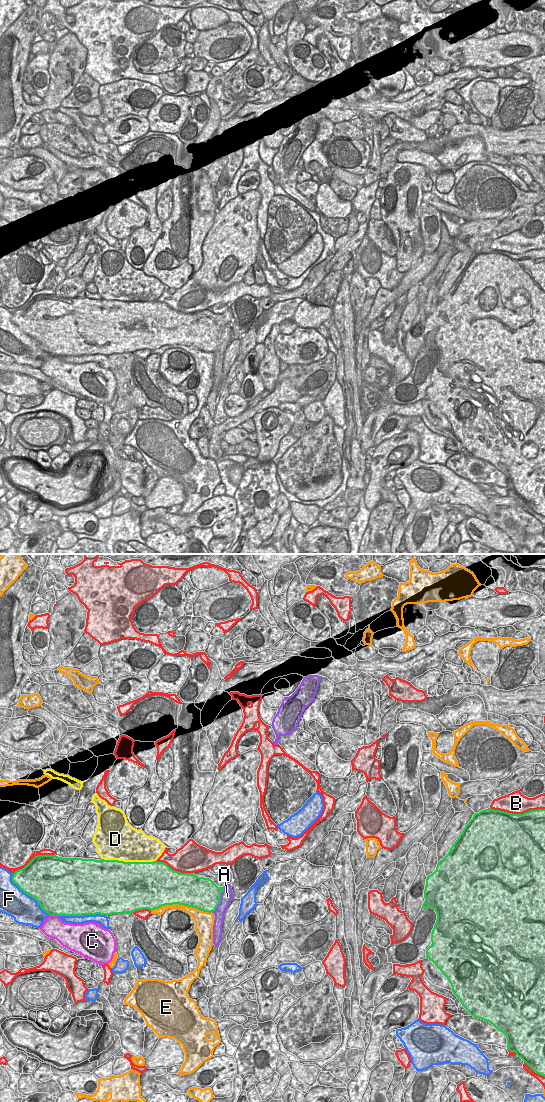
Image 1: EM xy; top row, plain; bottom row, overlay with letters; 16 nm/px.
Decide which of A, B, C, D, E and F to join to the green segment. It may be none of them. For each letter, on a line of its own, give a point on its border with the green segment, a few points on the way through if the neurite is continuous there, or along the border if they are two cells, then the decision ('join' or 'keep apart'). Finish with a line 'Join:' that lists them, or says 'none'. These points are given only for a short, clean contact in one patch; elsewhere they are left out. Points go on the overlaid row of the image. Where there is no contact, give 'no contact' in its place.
A: xy (220, 898) | join
B: xy (517, 814) | keep apart
C: xy (54, 915) | keep apart
D: xy (129, 862) | keep apart
E: xy (181, 904) | keep apart
F: xy (29, 895) | keep apart
Join: A

